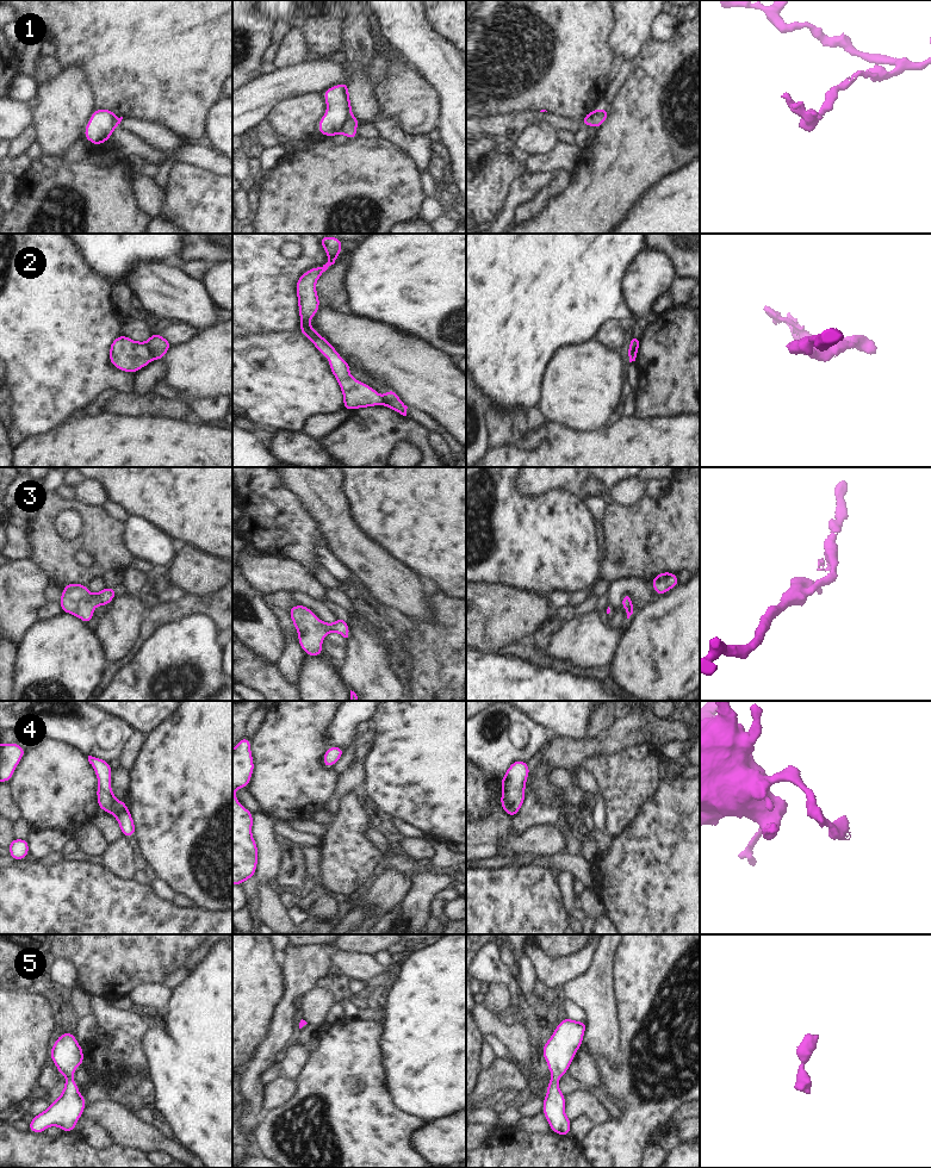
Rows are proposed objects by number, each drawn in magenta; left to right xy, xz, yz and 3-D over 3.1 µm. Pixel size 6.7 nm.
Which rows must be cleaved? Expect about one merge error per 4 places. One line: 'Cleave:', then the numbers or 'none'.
Cleave: 1, 2.

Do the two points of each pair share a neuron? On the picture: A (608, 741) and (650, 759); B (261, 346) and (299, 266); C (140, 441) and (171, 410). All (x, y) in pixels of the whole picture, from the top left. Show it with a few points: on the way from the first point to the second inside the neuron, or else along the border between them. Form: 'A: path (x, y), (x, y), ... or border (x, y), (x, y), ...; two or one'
A: border (651, 745), (632, 744), (618, 751), (596, 753); two
B: border (295, 330), (244, 335); two
C: border (137, 414), (187, 418); two

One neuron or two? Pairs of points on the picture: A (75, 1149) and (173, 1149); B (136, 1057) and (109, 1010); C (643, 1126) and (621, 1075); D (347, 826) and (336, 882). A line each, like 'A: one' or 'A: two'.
A: two
B: one
C: one
D: one

